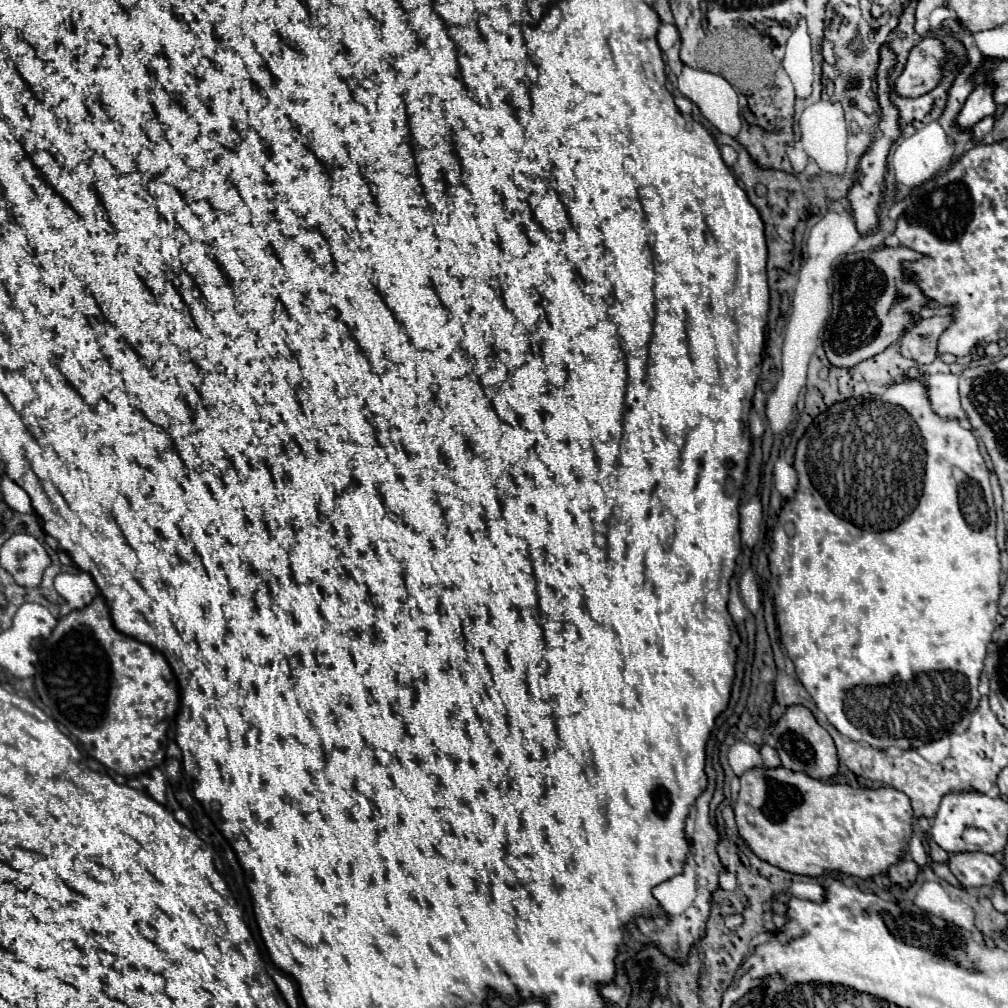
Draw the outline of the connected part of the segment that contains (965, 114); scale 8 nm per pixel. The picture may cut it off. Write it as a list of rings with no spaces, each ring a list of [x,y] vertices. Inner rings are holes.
[[[980,82],[974,92],[968,96],[964,108],[956,116],[956,126],[960,130],[970,130],[976,122],[980,122],[986,116],[992,116],[996,110],[996,104],[992,100],[992,86],[986,82]]]

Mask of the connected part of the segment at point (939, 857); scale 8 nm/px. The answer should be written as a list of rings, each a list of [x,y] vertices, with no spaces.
[[[926,834],[926,842],[928,842],[928,846],[930,846],[930,858],[932,858],[934,862],[946,862],[946,860],[948,860],[948,852],[944,852],[944,850],[930,838],[930,834]]]

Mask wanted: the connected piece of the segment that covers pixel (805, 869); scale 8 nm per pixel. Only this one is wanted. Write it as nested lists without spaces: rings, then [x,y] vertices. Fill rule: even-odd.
[[[784,766],[752,768],[740,776],[740,784],[742,788],[734,802],[740,838],[744,838],[744,842],[760,860],[786,872],[820,876],[824,870],[840,870],[858,878],[872,878],[886,872],[888,866],[900,858],[900,852],[906,850],[914,828],[908,796],[890,786],[882,786],[878,790],[852,788],[848,784],[816,780],[806,772],[794,772]]]

